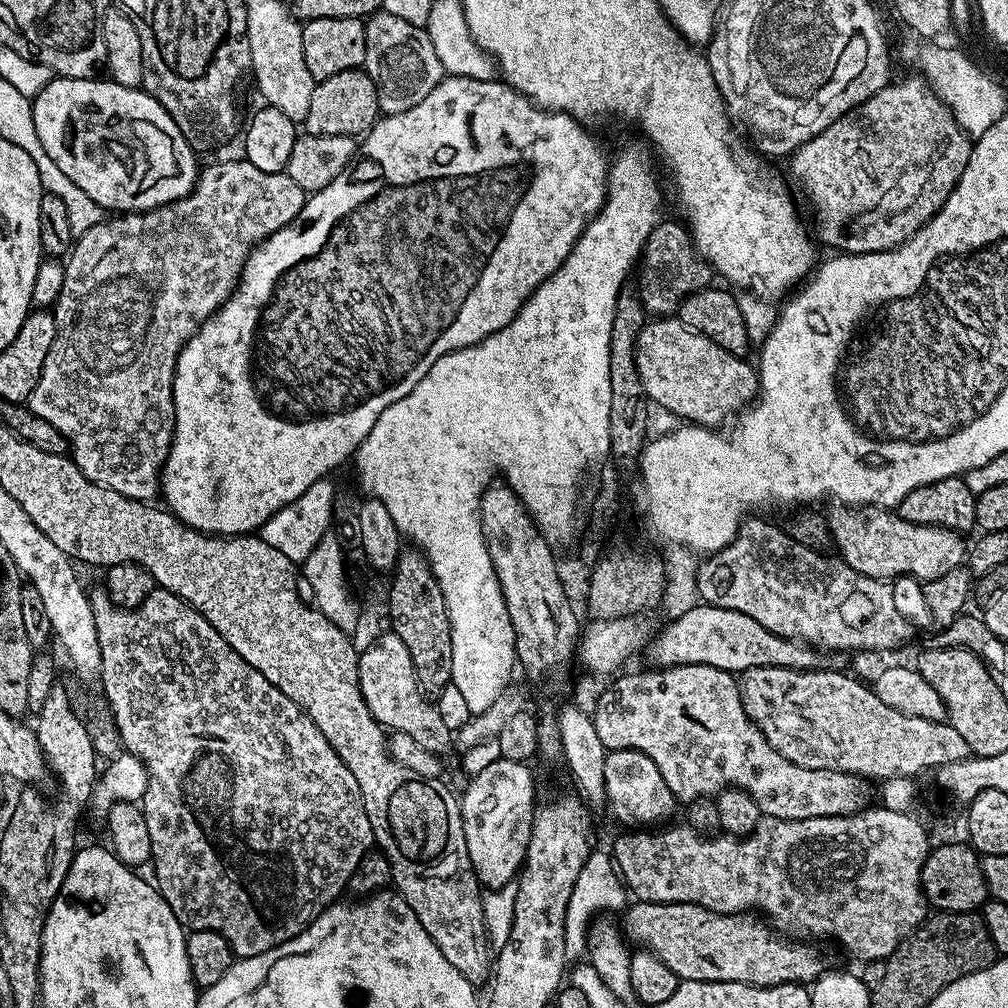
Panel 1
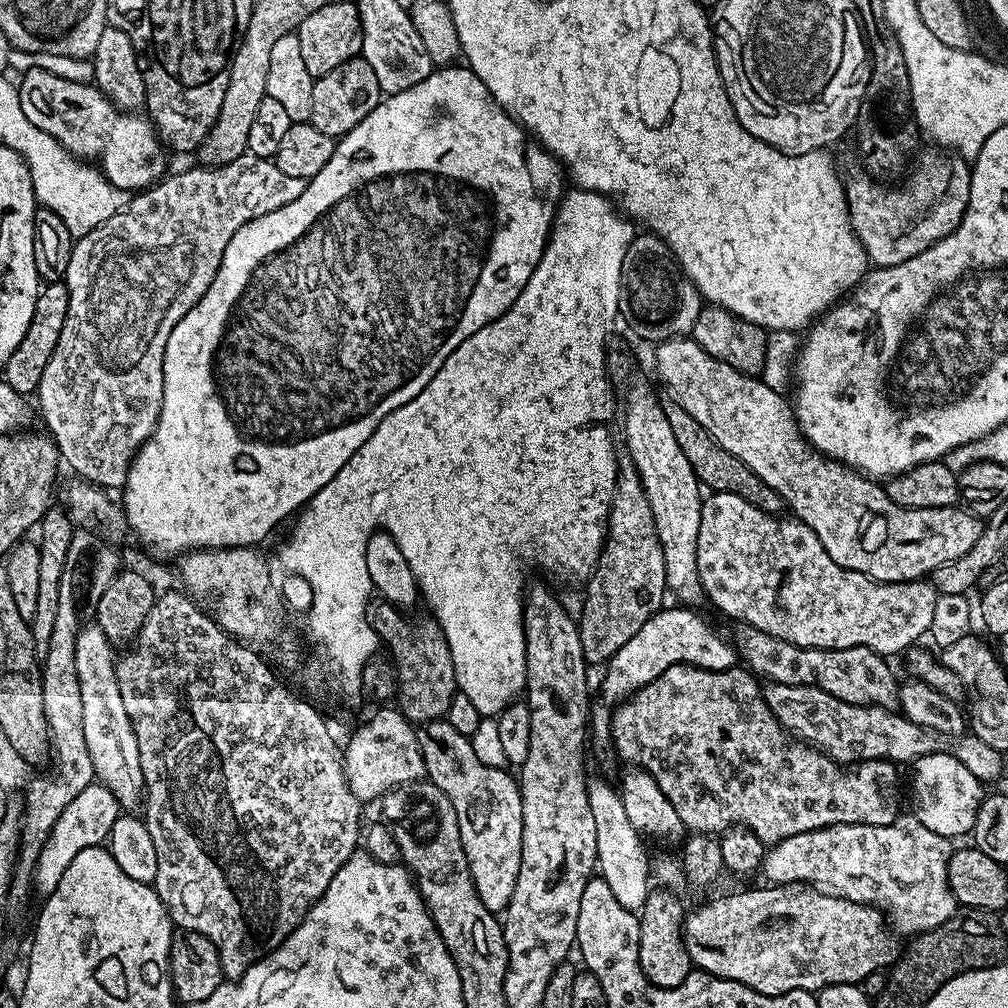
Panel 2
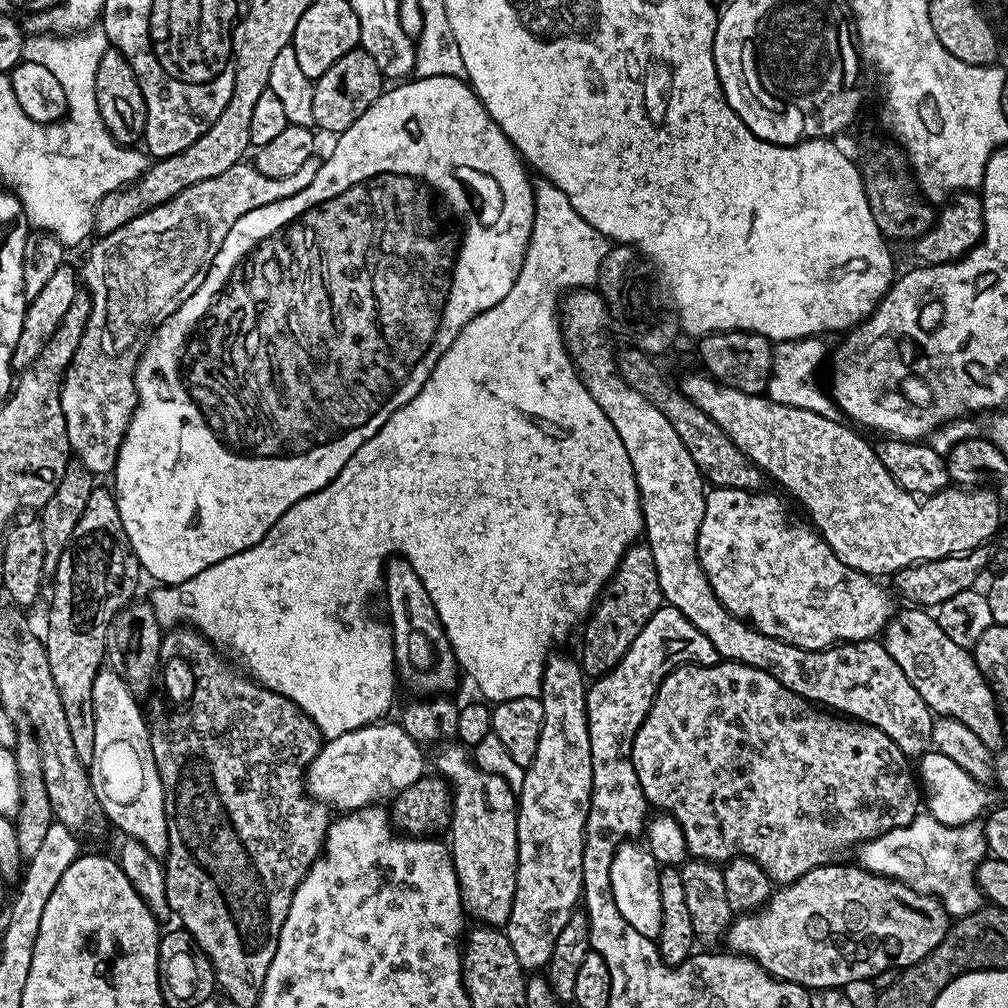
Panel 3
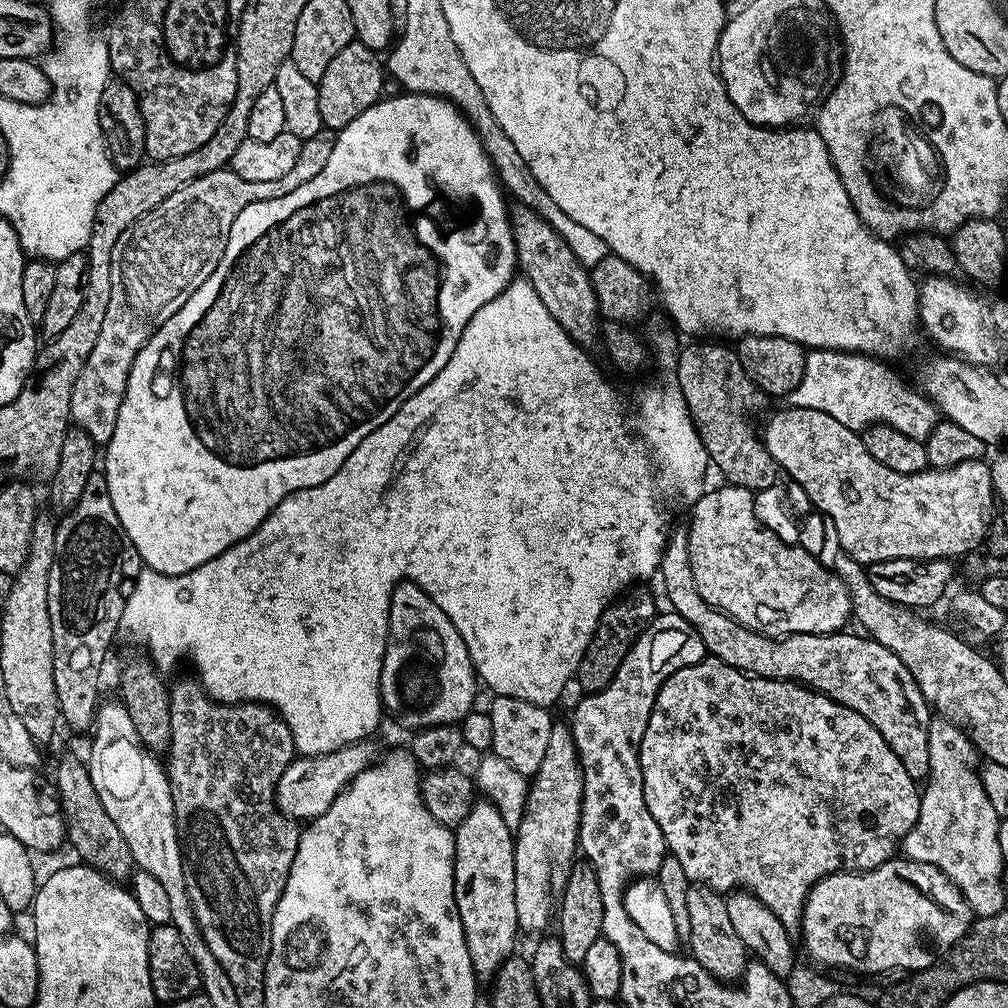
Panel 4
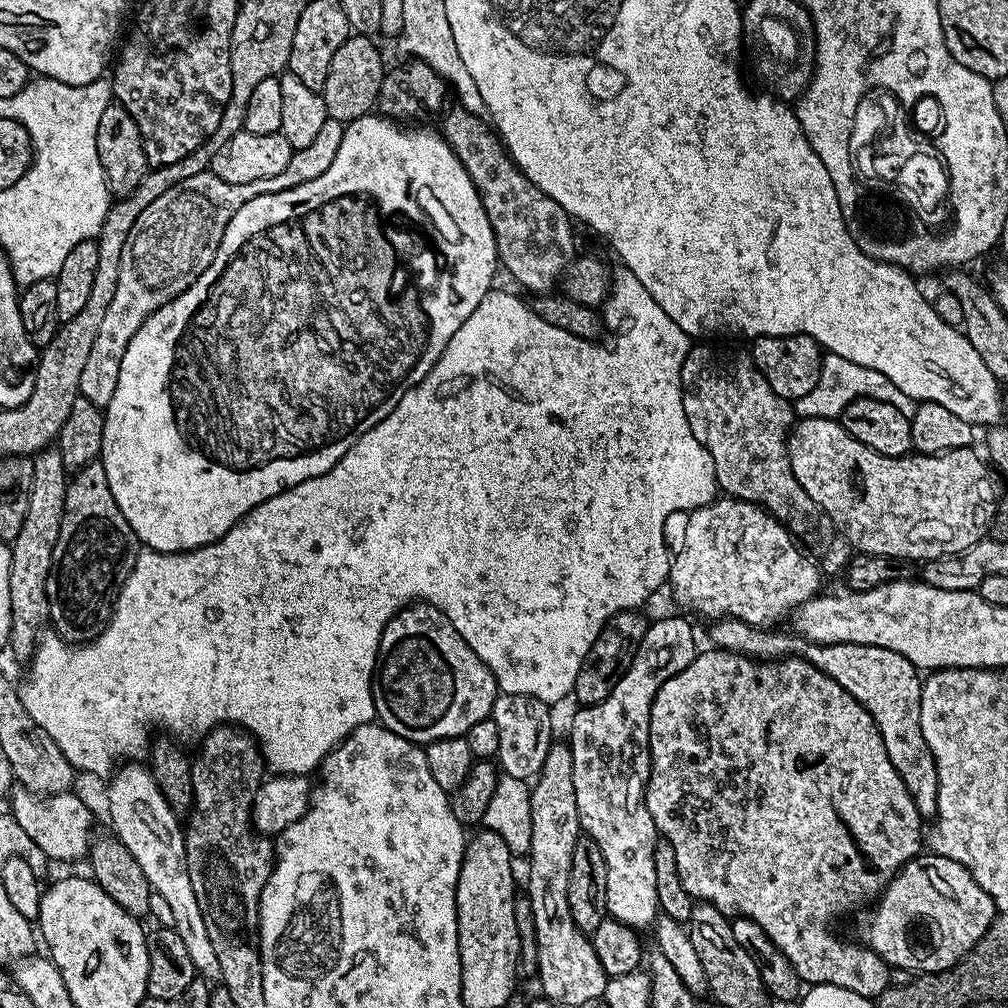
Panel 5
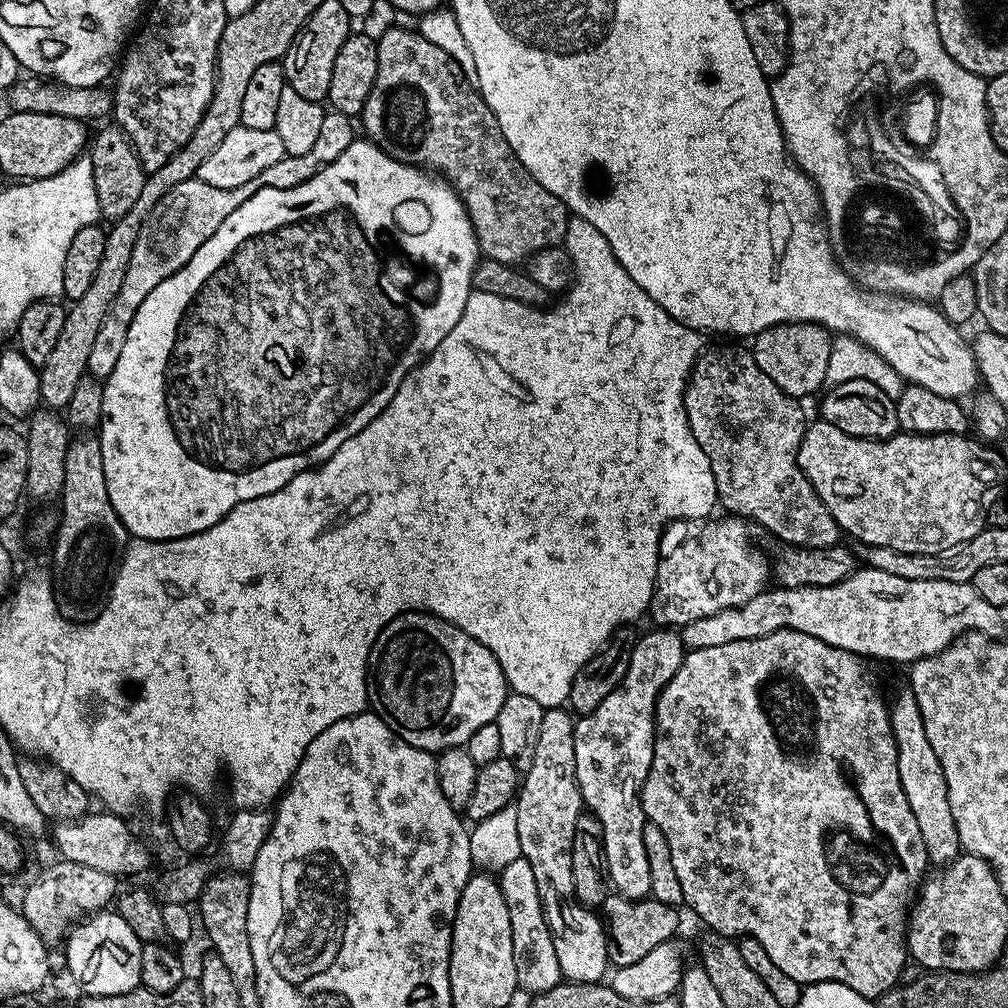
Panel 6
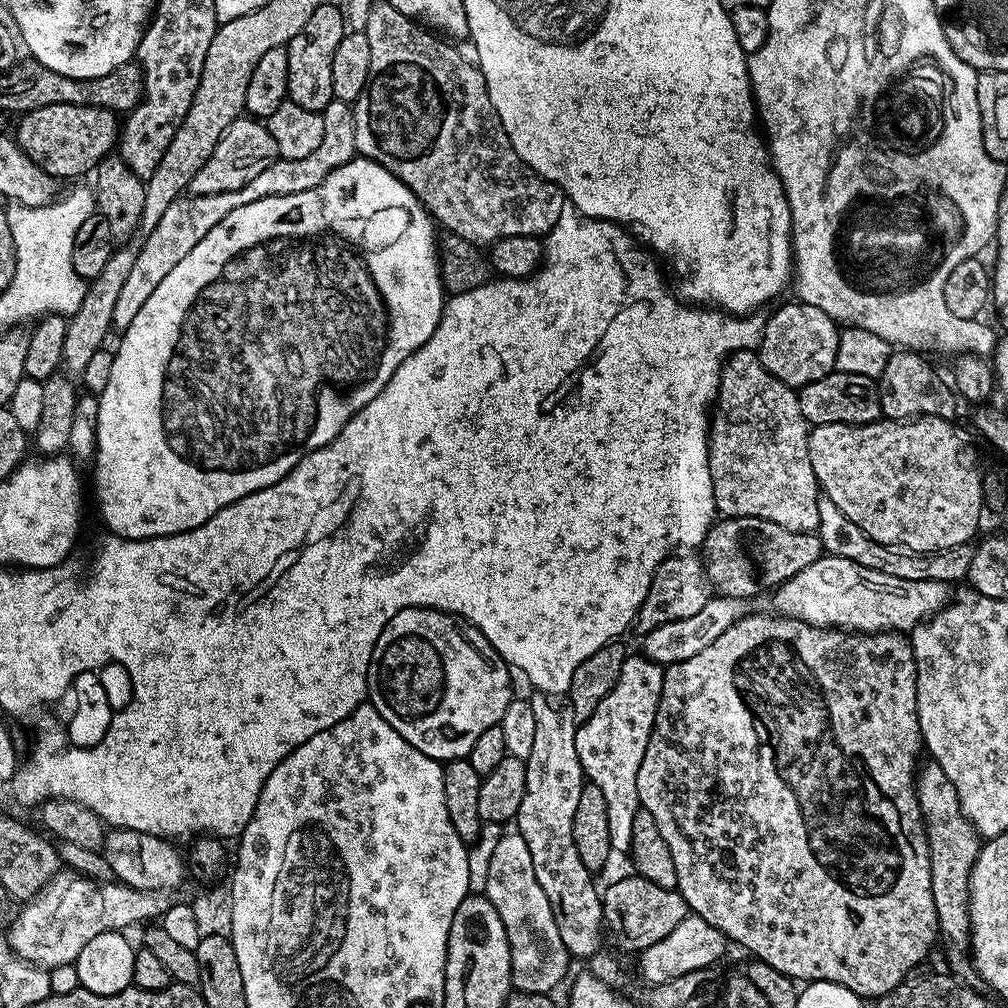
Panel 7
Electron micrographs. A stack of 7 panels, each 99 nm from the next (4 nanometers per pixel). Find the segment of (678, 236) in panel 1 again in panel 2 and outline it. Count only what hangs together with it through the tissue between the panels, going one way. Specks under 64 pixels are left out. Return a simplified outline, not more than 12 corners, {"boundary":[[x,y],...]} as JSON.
{"boundary":[[633,235],[620,316],[644,340],[689,335],[700,291],[668,243]]}

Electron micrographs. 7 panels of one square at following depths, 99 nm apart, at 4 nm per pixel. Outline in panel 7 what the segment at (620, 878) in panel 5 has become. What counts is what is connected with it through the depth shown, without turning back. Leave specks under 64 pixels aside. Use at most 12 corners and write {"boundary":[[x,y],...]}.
{"boundary":[[625,655],[576,730],[587,783],[628,852],[665,665]]}

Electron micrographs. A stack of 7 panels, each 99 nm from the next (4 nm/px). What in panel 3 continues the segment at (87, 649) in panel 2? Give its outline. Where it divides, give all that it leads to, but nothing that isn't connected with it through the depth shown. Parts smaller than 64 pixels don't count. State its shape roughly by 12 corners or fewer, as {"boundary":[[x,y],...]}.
{"boundary":[[94,678],[102,810],[150,854],[168,854],[148,721],[128,683]]}

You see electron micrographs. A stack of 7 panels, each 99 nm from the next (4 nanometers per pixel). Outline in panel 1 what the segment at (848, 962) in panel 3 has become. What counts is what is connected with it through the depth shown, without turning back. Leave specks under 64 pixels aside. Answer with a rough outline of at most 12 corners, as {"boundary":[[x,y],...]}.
{"boundary":[[633,903],[622,931],[681,981],[815,982],[816,948],[756,914]]}

